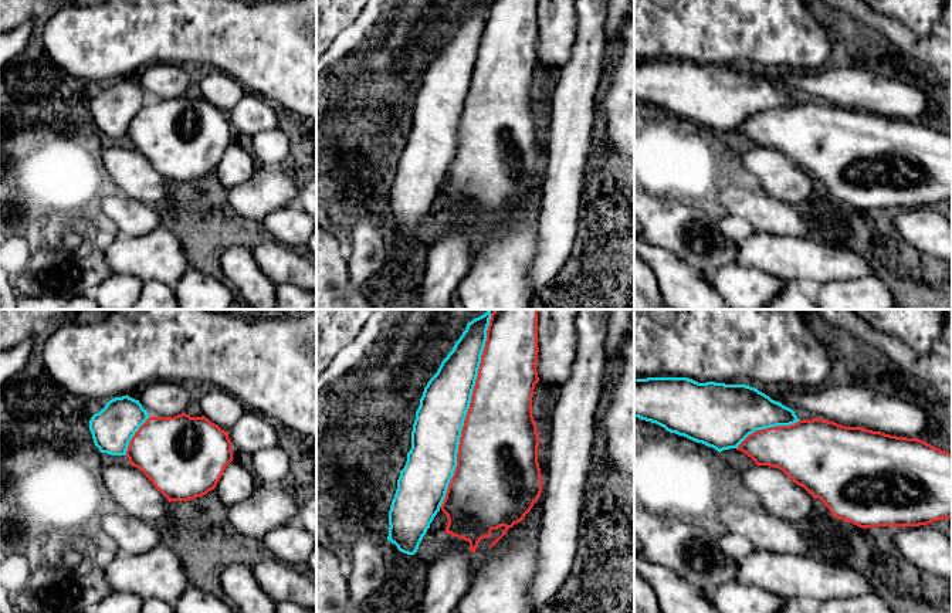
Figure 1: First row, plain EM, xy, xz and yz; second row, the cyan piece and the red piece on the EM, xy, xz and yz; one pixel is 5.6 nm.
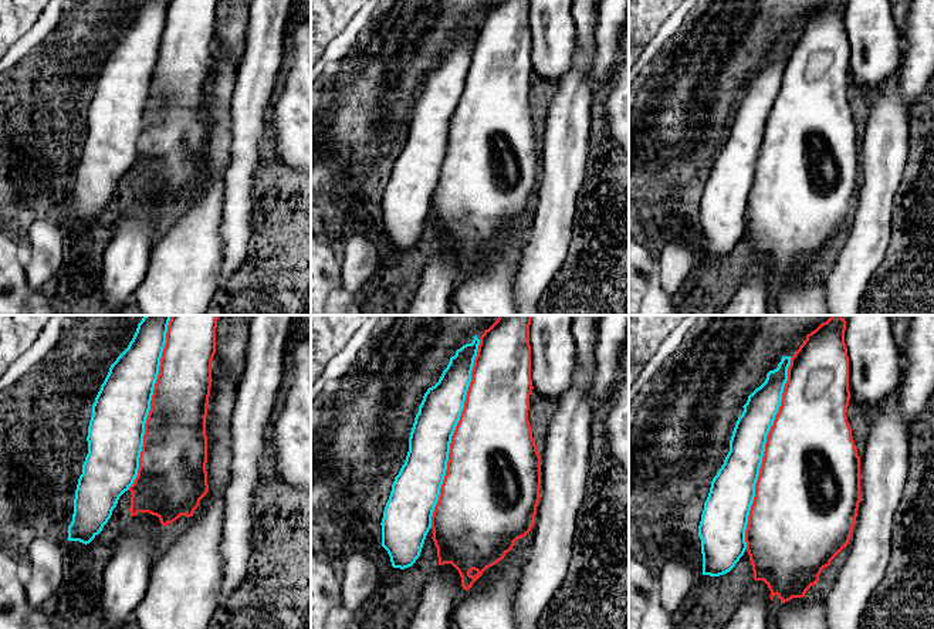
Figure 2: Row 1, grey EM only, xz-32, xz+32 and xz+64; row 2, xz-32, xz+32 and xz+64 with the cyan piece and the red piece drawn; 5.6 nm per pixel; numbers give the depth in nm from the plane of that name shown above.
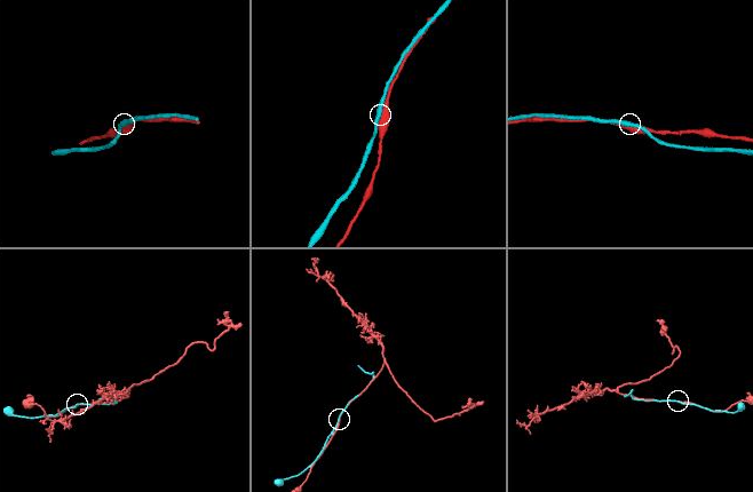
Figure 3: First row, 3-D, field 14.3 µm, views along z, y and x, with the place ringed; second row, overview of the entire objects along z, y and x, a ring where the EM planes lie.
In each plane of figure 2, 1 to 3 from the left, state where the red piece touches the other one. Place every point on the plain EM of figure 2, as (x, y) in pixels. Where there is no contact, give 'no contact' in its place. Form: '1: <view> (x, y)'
1: xz-32 (149, 85)
2: xz+32 (453, 114)
3: xz+64 (762, 135)

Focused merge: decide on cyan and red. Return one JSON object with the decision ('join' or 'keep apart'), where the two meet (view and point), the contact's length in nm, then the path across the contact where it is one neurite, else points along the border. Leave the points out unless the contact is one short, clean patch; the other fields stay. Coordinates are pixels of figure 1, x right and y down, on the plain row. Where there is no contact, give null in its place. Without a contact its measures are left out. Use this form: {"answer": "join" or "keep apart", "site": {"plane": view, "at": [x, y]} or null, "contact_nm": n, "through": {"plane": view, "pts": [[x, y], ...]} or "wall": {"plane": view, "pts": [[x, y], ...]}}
{"answer": "keep apart", "site": {"plane": "xz", "at": [466, 95]}, "contact_nm": 1100}

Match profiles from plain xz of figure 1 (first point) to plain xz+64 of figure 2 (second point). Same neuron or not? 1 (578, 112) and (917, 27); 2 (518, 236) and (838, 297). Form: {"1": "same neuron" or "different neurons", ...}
{"1": "different neurons", "2": "different neurons"}

